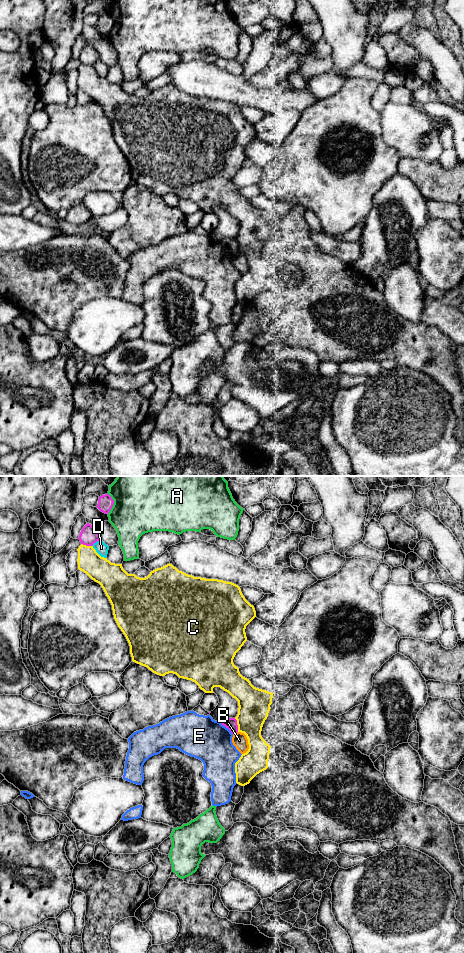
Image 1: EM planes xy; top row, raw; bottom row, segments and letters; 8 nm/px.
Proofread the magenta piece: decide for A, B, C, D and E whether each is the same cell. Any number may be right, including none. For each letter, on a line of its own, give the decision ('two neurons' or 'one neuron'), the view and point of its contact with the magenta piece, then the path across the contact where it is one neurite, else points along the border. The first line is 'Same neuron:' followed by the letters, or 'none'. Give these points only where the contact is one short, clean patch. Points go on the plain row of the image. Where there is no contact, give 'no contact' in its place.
Same neuron: none
A: two neurons; contact xy (113, 23)
B: two neurons; contact xy (235, 252); border xy (237, 251), (233, 254)
C: two neurons; contact xy (237, 245)
D: two neurons; contact xy (95, 62)
E: two neurons; contact xy (226, 247)

